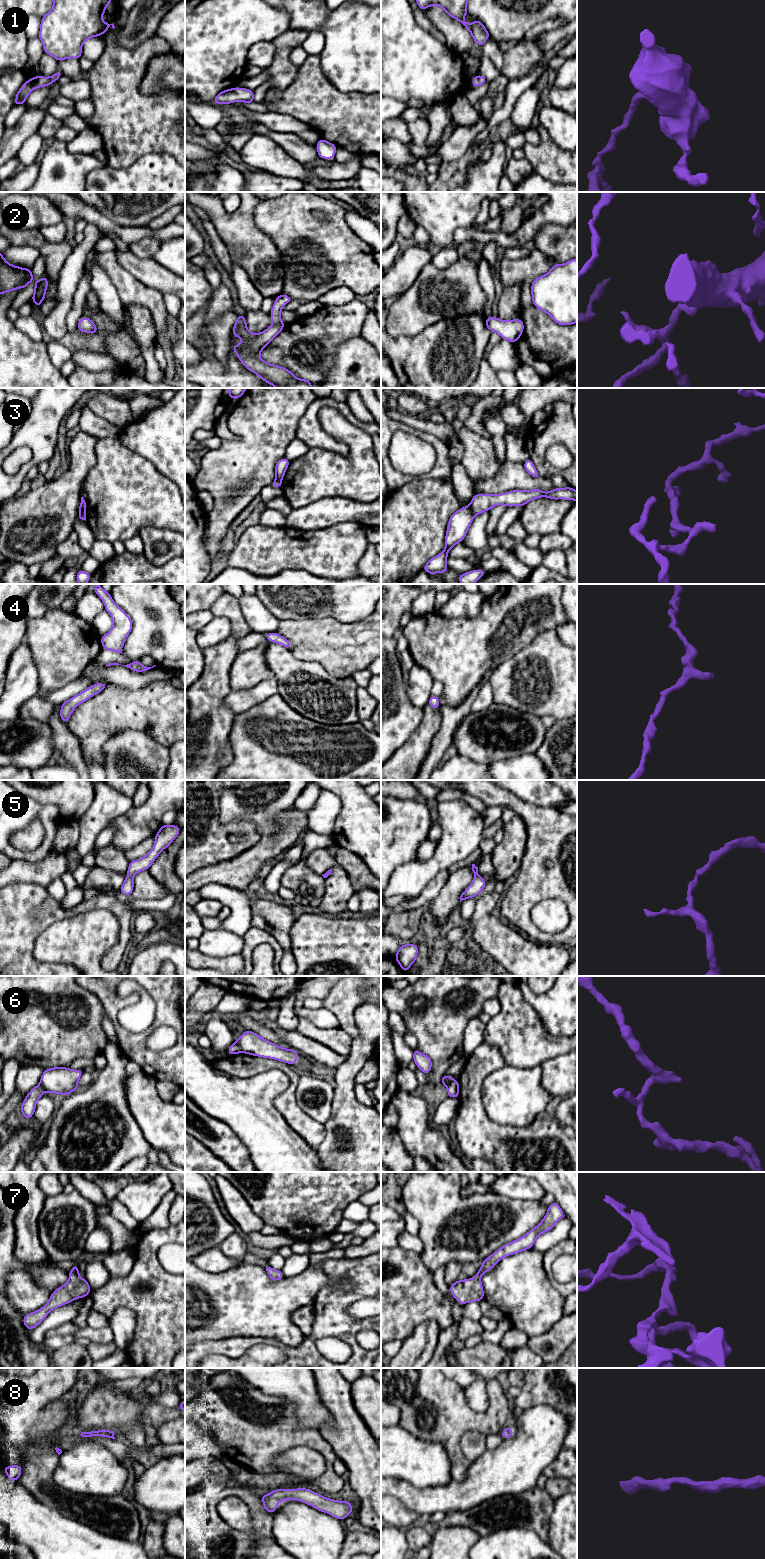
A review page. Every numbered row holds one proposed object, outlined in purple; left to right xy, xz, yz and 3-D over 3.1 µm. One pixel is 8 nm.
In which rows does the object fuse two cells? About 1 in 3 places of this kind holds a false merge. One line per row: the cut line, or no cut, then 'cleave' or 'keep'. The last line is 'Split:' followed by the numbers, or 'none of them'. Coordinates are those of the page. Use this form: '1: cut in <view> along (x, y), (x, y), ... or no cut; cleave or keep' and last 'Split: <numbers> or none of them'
1: no cut; keep
2: no cut; keep
3: cut in yz along (468, 506), (474, 515); cleave
4: no cut; keep
5: no cut; keep
6: cut in xz along (236, 1041), (241, 1051); cleave
7: no cut; keep
8: no cut; keep
Split: 3, 6

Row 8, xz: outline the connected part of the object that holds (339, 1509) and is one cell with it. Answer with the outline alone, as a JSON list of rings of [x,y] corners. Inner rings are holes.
[[[307,1488],[277,1489],[261,1496],[264,1510],[272,1514],[275,1513],[276,1506],[280,1502],[291,1499],[308,1504],[321,1512],[325,1512],[336,1519],[341,1520],[348,1517],[349,1514],[354,1511],[349,1501],[338,1501],[326,1498]]]

